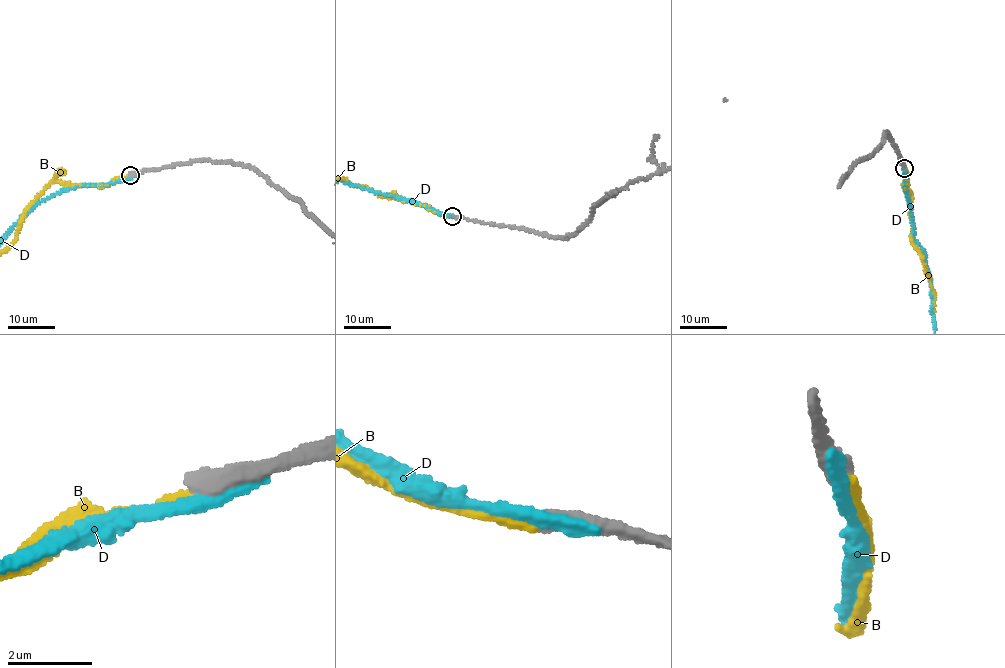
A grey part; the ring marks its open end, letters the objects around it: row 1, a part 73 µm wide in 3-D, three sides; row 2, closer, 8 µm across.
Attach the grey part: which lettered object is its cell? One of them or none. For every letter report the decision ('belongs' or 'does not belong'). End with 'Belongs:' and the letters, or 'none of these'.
B: does not belong
D: does not belong
Belongs: none of these

